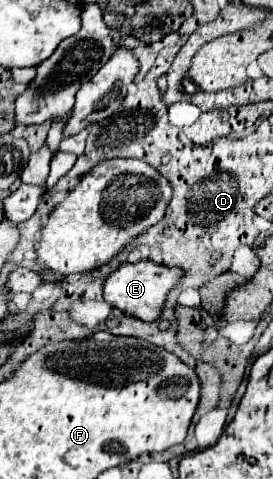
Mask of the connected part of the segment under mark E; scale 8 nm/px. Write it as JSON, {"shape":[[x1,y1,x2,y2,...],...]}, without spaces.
{"shape":[[142,260,136,264,130,264,130,262,120,264,104,280,104,300,128,316,134,316,134,318,144,320,144,322,156,322,162,316,168,292,176,286,176,282,182,276,184,276,182,268,160,266,160,264,154,264,150,260]]}

